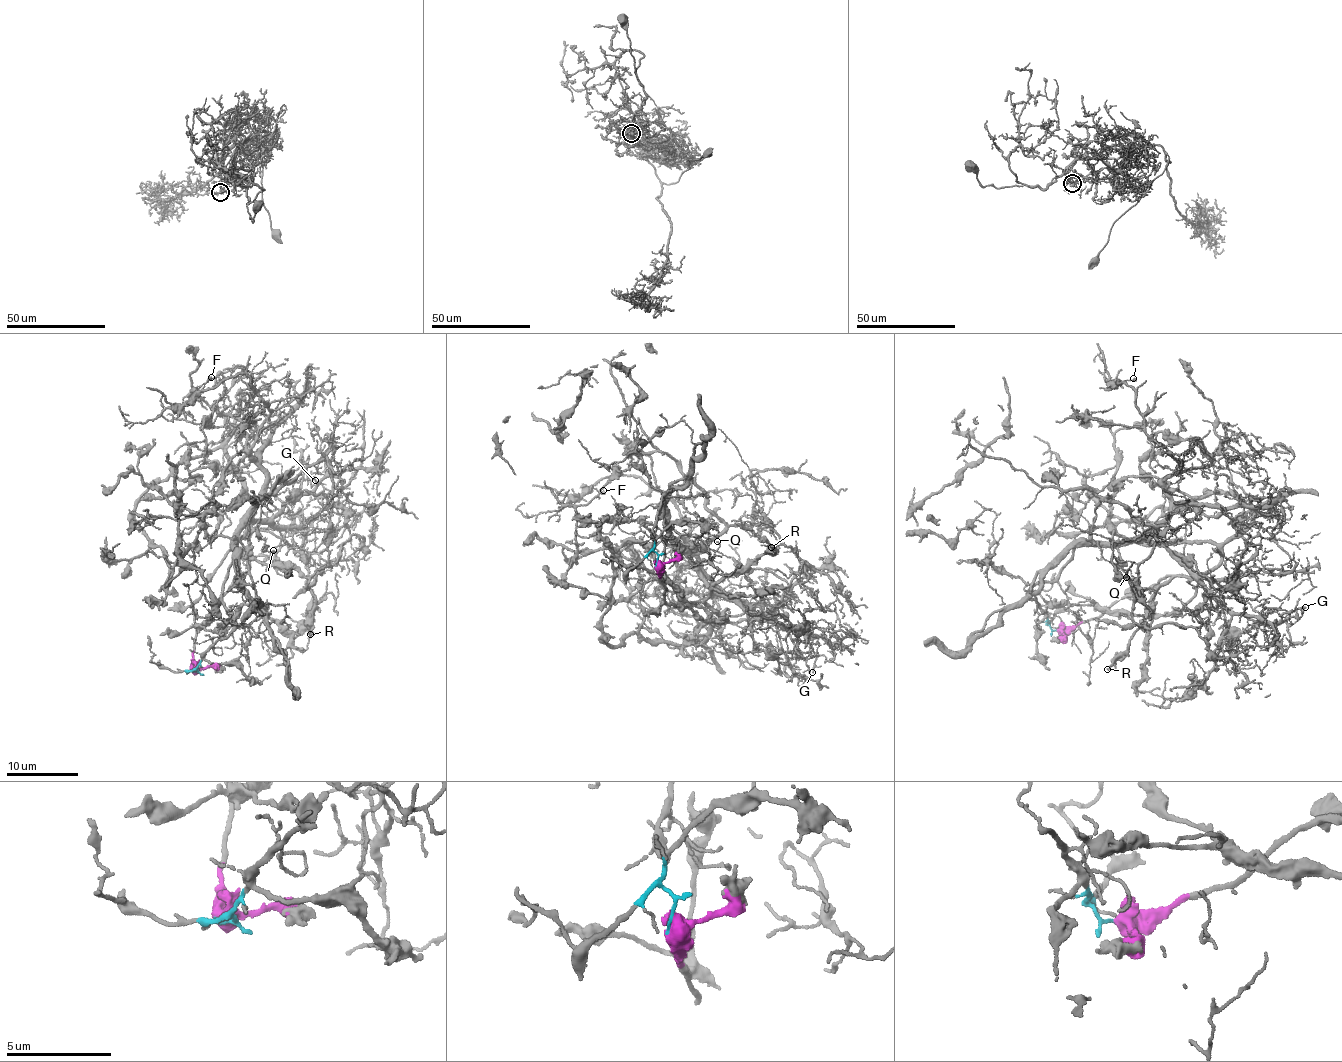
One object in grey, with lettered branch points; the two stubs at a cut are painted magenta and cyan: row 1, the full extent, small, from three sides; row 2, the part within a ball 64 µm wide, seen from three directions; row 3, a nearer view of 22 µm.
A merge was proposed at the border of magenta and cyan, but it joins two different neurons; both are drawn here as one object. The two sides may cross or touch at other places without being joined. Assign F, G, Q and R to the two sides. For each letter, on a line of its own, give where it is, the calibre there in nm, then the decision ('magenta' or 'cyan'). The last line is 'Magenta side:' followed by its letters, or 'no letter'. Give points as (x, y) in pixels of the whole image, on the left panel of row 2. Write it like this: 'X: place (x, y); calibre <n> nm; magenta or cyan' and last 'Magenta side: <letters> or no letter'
F: place (211, 377); calibre 180 nm; cyan
G: place (315, 480); calibre 110 nm; cyan
Q: place (273, 550); calibre 130 nm; cyan
R: place (310, 634); calibre 170 nm; magenta
Magenta side: R

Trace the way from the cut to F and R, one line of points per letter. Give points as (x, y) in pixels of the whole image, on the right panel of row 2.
F: (1058, 631), (1027, 590), (1075, 545), (1118, 545), (1166, 517), (1163, 479), (1180, 468), (1116, 380), (1133, 379)
R: (1058, 629), (1097, 618), (1123, 598), (1170, 576), (1158, 587), (1125, 654), (1107, 669)

